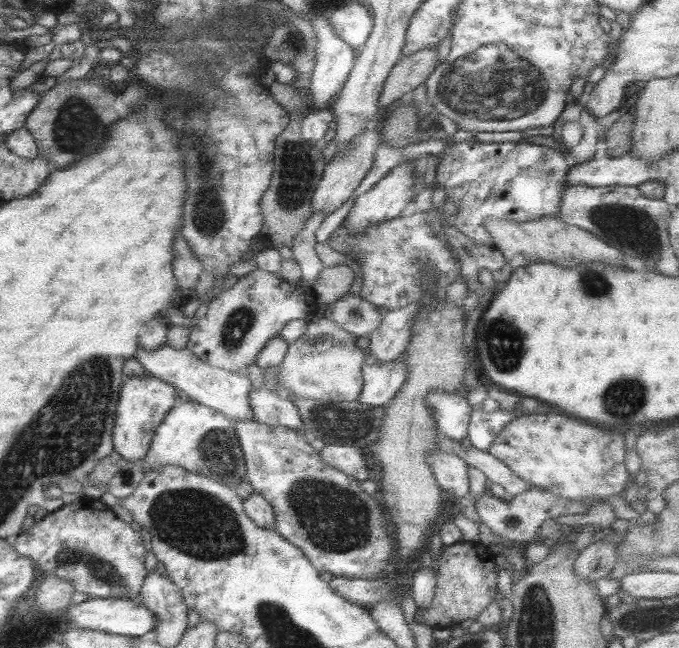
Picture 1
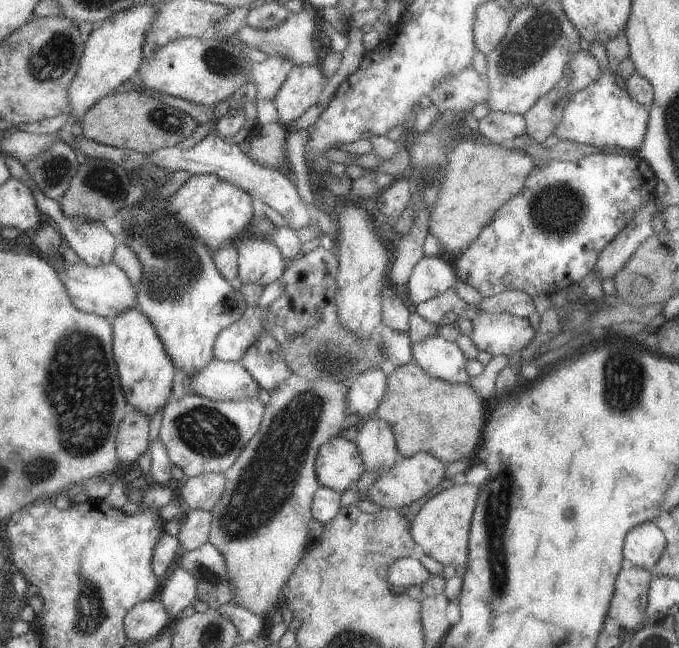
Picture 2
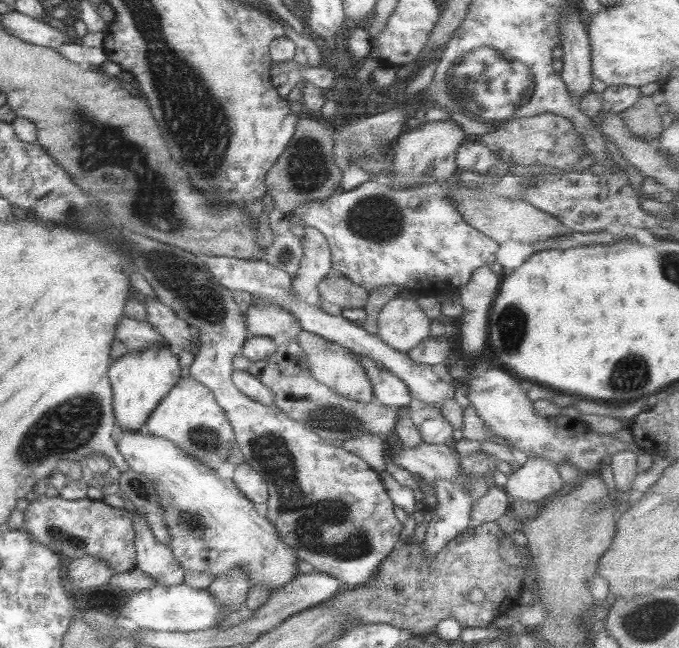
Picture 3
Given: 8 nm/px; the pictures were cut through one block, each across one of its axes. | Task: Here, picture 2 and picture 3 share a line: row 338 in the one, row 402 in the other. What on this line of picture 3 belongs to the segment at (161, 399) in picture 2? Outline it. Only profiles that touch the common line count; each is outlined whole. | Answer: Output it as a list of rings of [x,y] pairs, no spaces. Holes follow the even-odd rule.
[[[168,344],[144,352],[129,352],[114,360],[108,369],[108,376],[113,390],[113,414],[117,426],[128,430],[144,429],[152,411],[181,379],[180,372],[178,355],[171,351]]]

